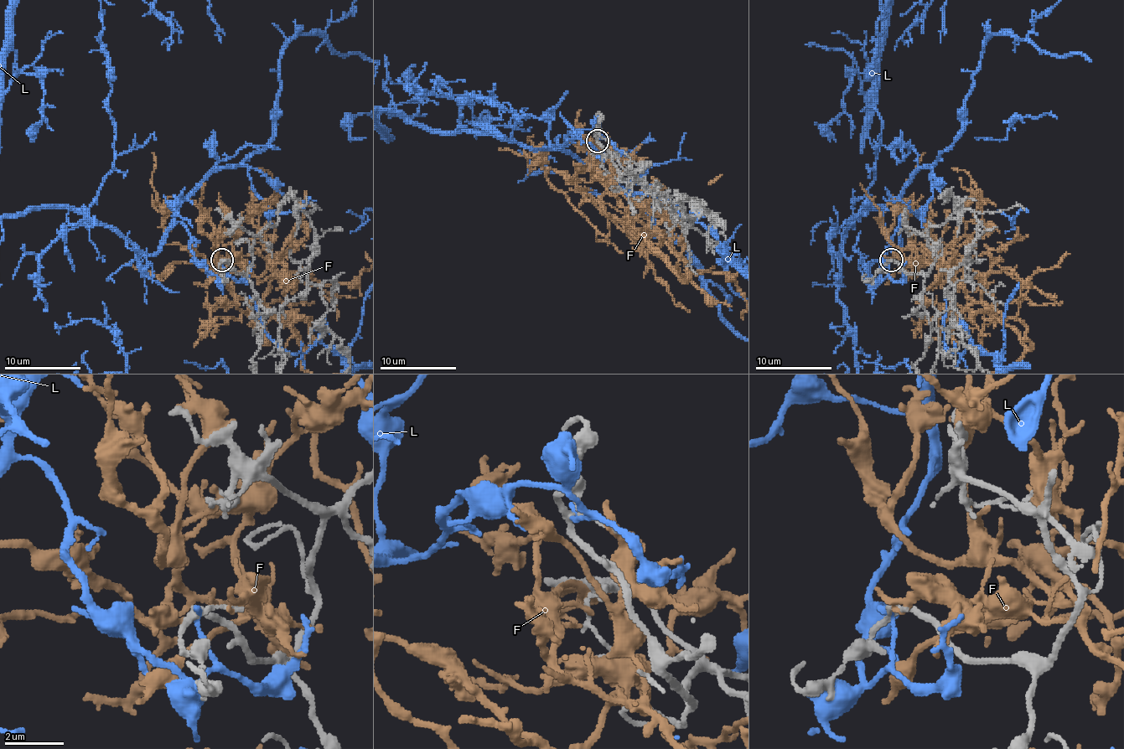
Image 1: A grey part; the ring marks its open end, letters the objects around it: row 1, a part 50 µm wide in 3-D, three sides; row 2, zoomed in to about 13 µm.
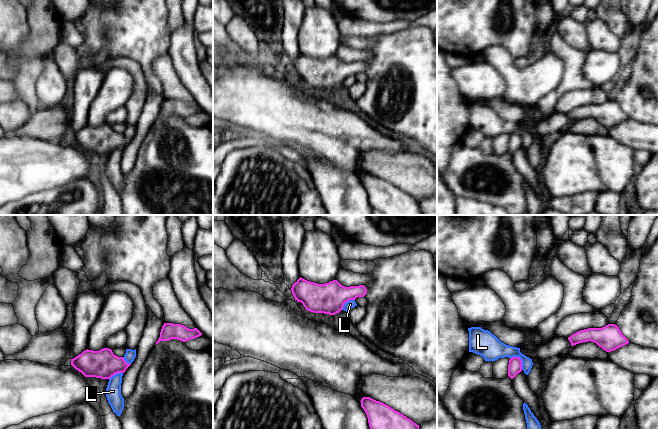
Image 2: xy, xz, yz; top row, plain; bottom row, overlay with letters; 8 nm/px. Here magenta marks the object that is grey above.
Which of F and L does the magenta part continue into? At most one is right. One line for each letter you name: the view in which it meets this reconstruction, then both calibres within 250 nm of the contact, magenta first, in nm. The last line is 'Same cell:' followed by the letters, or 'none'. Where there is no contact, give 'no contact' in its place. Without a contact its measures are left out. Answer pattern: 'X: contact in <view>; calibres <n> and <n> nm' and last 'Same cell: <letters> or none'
Same cell: none

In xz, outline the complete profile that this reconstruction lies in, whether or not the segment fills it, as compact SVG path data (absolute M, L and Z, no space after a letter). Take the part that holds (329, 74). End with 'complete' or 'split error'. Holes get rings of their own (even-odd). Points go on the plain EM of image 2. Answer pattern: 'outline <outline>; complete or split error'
outline M299 54L291 64L297 78L301 78L307 87L335 91L346 78L364 73L367 65L364 61L345 63L337 56L318 60Z; complete

